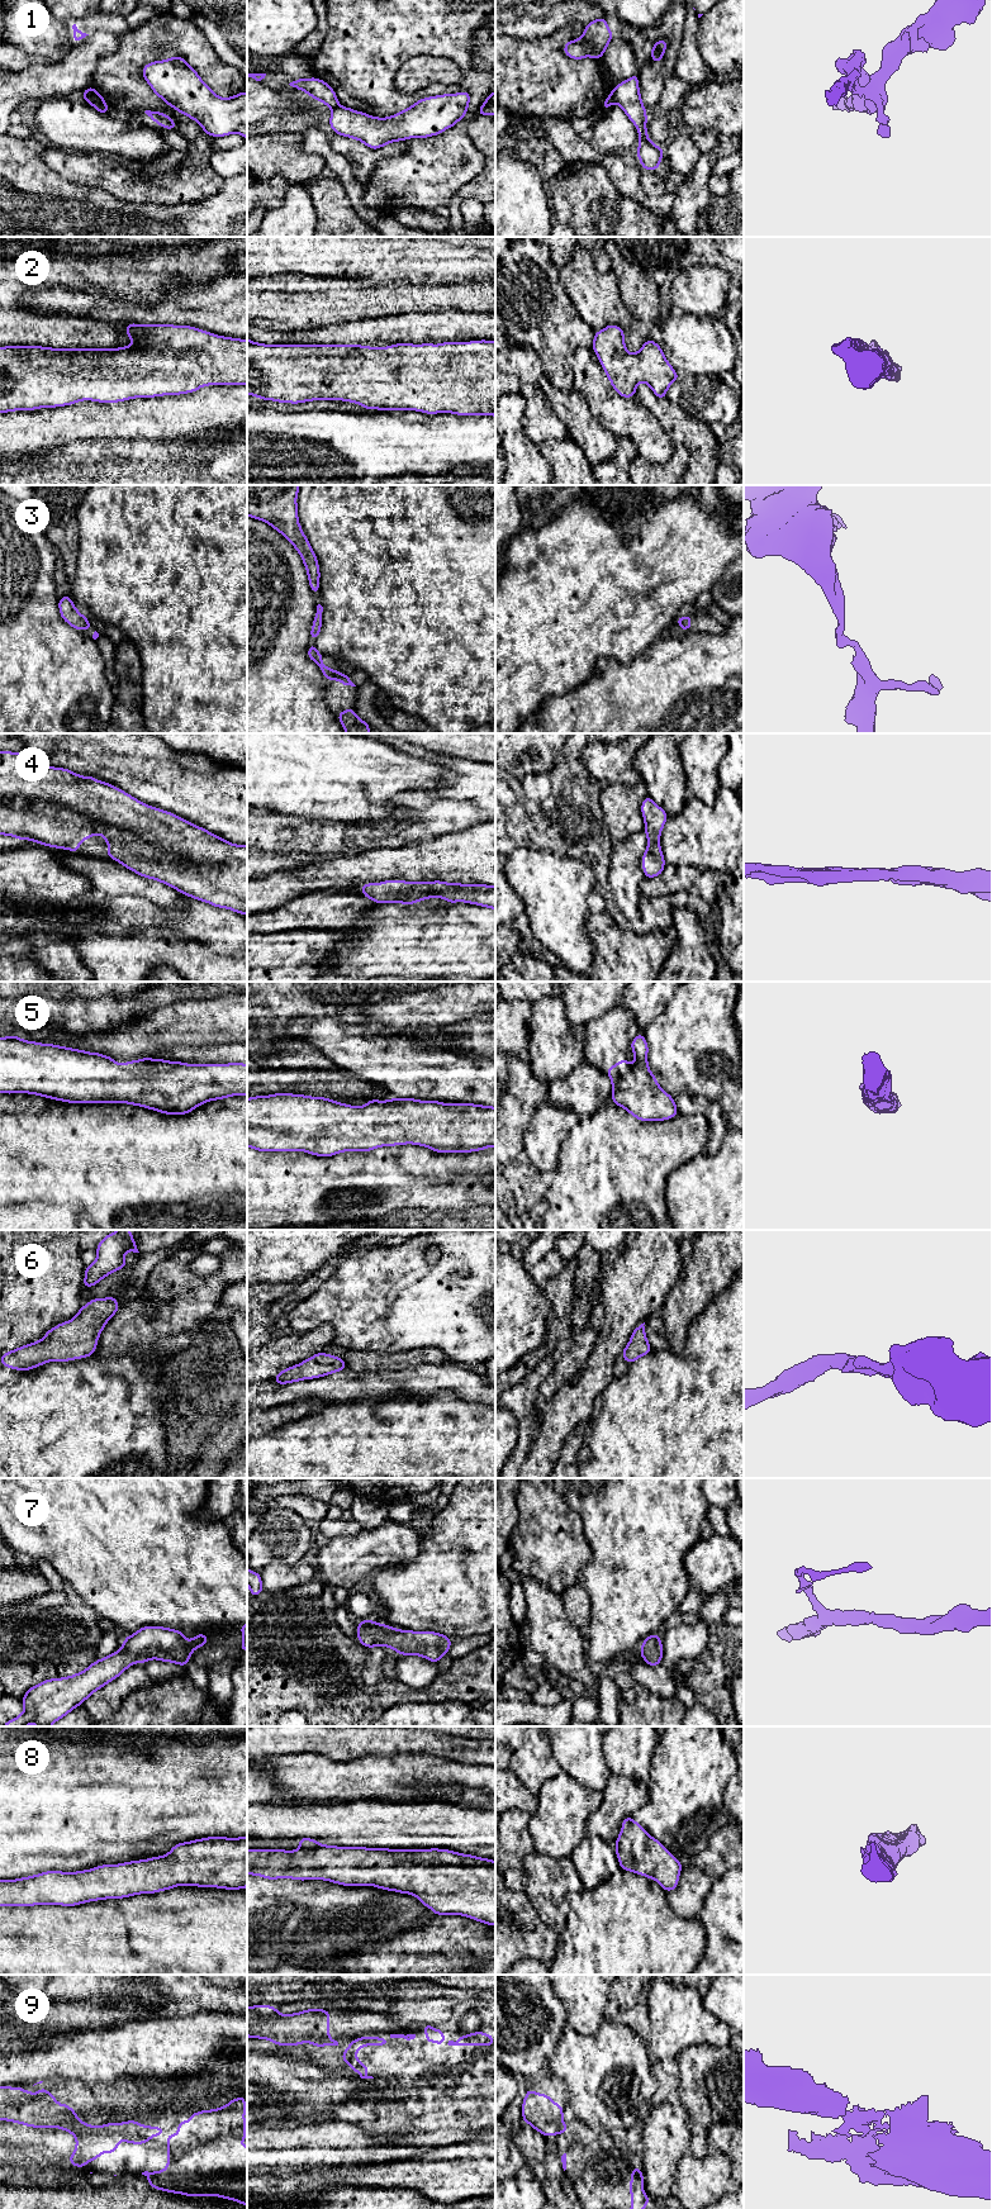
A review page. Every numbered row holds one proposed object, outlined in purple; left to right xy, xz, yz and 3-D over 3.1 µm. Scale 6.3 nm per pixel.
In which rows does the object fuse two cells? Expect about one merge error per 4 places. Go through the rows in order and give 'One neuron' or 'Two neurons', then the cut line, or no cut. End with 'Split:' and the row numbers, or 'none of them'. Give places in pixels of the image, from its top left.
1: Two neurons. Split along yz (613, 93), (611, 101)
2: One neuron. No split
3: One neuron. No split
4: One neuron. No split
5: Two neurons. Split along xy (213, 1064), (200, 1082), (155, 1082), (139, 1095), (117, 1081)
6: One neuron. No split
7: One neuron. No split
8: One neuron. No split
9: Two neurons. Split along xy (80, 2120), (67, 2123), (61, 2128)
Split: 1, 5, 9

